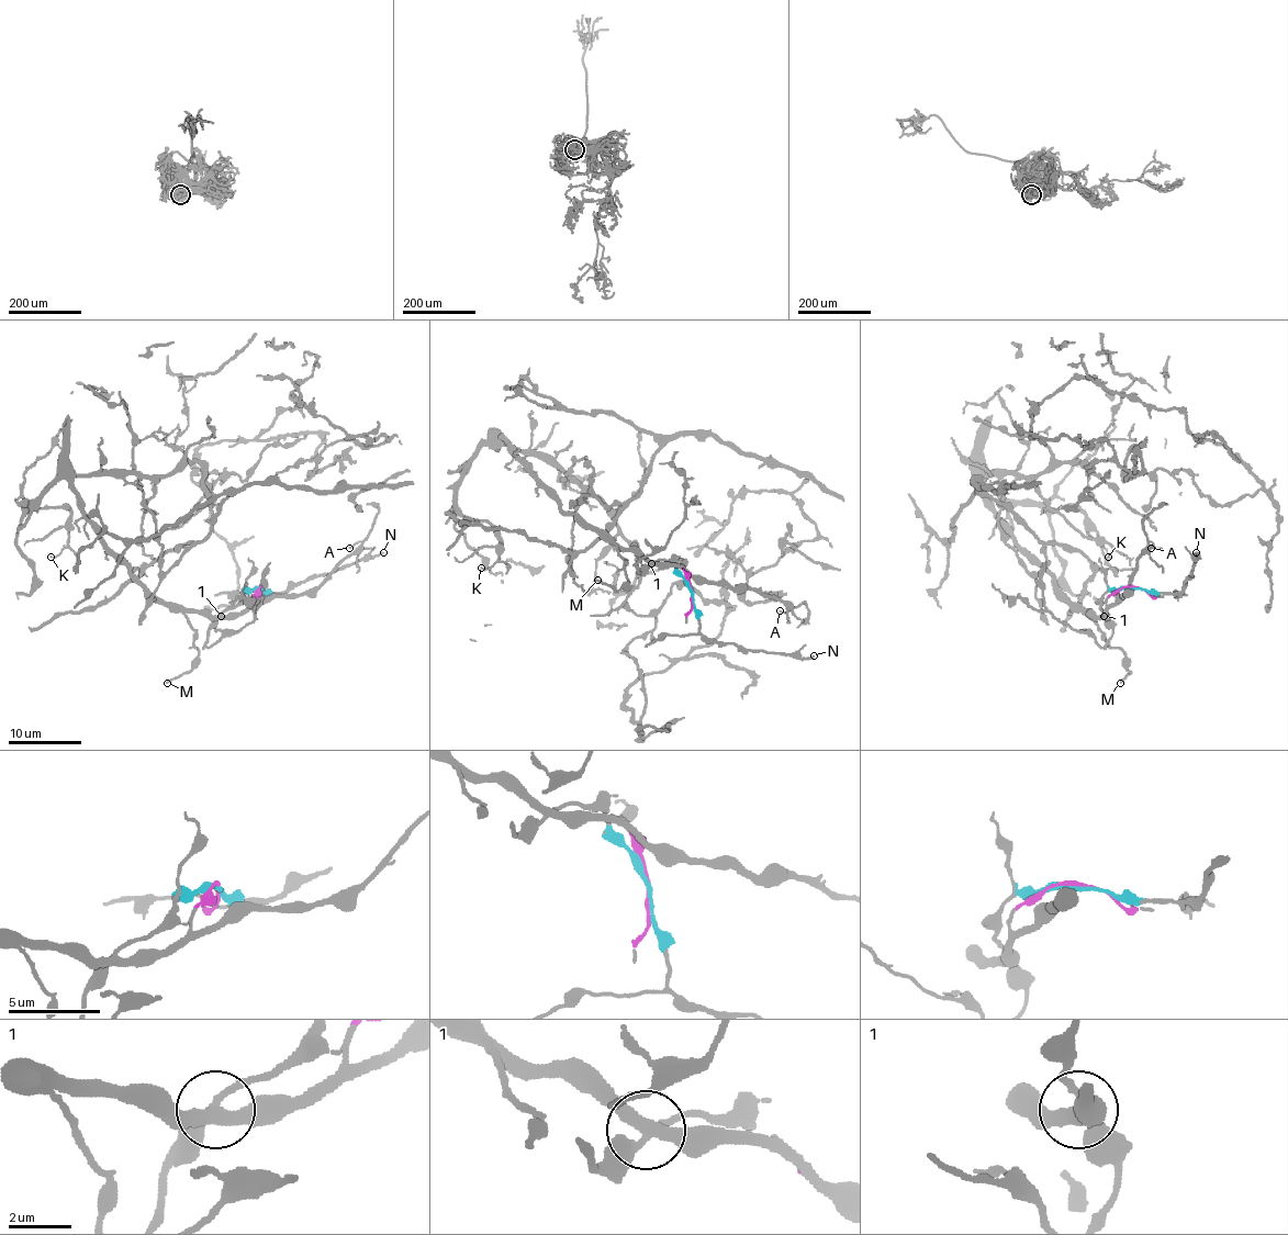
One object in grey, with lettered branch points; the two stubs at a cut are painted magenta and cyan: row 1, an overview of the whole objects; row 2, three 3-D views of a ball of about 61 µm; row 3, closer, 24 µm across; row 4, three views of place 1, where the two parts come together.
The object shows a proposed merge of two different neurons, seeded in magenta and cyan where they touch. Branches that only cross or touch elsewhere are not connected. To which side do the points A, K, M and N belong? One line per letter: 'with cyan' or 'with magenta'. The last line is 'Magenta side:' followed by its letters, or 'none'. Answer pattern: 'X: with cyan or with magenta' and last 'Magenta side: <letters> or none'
A: with magenta
K: with magenta
M: with magenta
N: with cyan
Magenta side: A, K, M

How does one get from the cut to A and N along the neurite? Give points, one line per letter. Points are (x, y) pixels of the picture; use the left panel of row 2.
A: (259, 586), (250, 603), (298, 597), (314, 590), (361, 542), (354, 542), (348, 548)
N: (259, 586), (265, 592), (278, 594), (316, 575), (333, 573), (383, 552)

